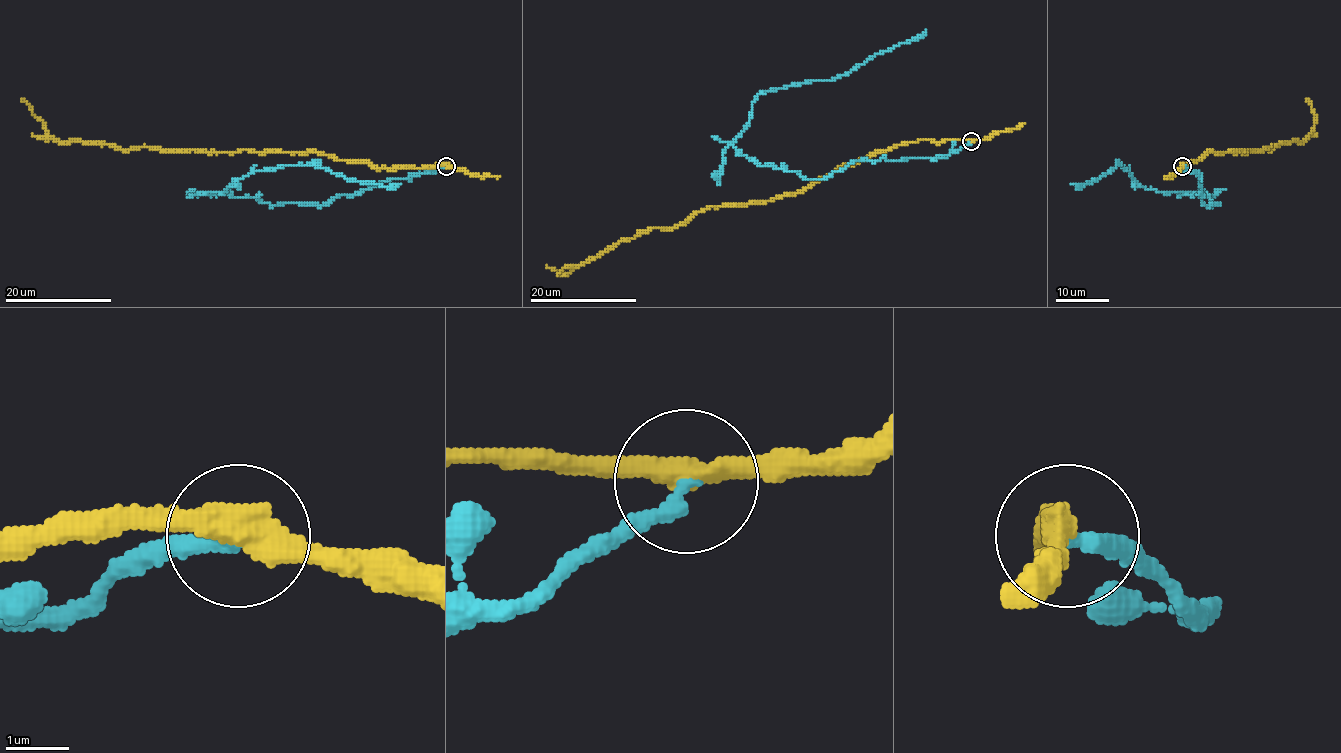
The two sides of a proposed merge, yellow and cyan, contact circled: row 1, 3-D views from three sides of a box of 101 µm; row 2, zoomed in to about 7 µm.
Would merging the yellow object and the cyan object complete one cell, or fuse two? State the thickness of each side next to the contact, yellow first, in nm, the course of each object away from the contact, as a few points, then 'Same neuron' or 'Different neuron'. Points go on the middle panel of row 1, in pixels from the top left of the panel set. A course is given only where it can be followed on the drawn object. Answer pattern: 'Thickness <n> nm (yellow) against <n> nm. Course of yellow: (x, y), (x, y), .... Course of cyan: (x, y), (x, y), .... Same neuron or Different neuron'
Thickness 400 nm (yellow) against 260 nm. Course of yellow: (972, 141), (896, 144), (837, 167), (801, 191), (706, 207), (674, 227), (640, 231), (566, 275), (547, 265). Course of cyan: (972, 141), (946, 156), (862, 160), (813, 179), (750, 161), (731, 144), (762, 92), (834, 80), (926, 30). Different neuron

